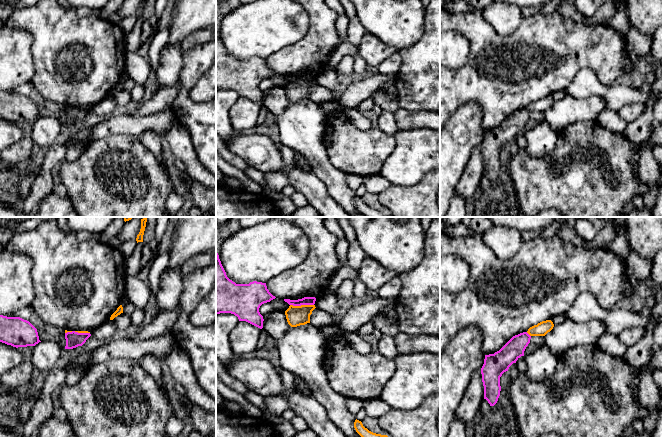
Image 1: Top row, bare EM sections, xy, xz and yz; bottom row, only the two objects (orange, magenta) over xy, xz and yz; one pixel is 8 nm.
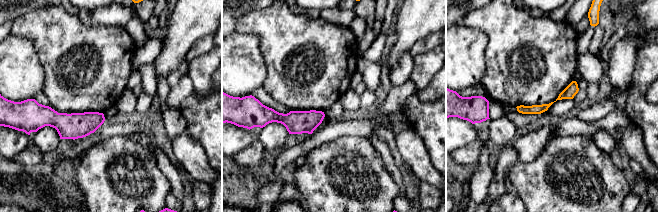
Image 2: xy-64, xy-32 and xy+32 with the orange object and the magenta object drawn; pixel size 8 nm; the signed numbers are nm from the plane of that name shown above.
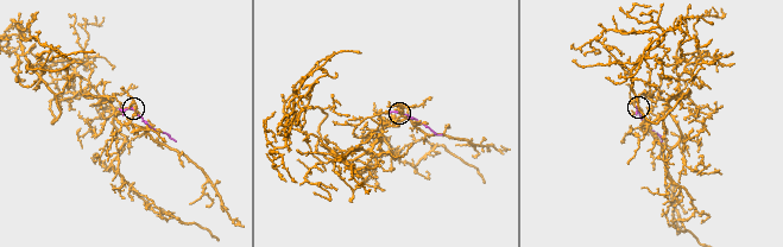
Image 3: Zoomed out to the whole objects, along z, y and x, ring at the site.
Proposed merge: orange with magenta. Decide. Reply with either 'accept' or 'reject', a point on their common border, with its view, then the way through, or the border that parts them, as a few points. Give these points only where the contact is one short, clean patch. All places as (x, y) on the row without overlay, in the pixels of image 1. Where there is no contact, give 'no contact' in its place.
reject; contact xz (302, 81); border xz (290, 80), (313, 81)

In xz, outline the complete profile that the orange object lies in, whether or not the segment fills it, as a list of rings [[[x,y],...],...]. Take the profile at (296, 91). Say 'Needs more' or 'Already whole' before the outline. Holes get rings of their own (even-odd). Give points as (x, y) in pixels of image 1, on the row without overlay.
Already whole. [[[290,81],[289,84],[285,87],[288,100],[291,103],[297,103],[310,99],[310,91],[315,84],[315,81]]]

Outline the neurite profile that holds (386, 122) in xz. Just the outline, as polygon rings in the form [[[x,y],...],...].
[[[383,110],[378,118],[378,128],[383,132],[395,136],[398,132],[394,112]]]

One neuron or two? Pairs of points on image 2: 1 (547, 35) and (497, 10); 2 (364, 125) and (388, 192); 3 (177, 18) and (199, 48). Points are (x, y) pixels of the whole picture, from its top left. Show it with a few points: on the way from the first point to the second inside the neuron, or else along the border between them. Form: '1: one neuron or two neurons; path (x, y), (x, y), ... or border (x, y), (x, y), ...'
1: one neuron; path (535, 35), (522, 35), (509, 22)
2: two neurons; border (343, 135), (357, 135), (366, 138)
3: two neurons; border (211, 33), (198, 38), (184, 58)

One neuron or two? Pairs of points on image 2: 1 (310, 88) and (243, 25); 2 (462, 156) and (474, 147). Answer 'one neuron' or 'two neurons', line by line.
1: one neuron
2: one neuron

